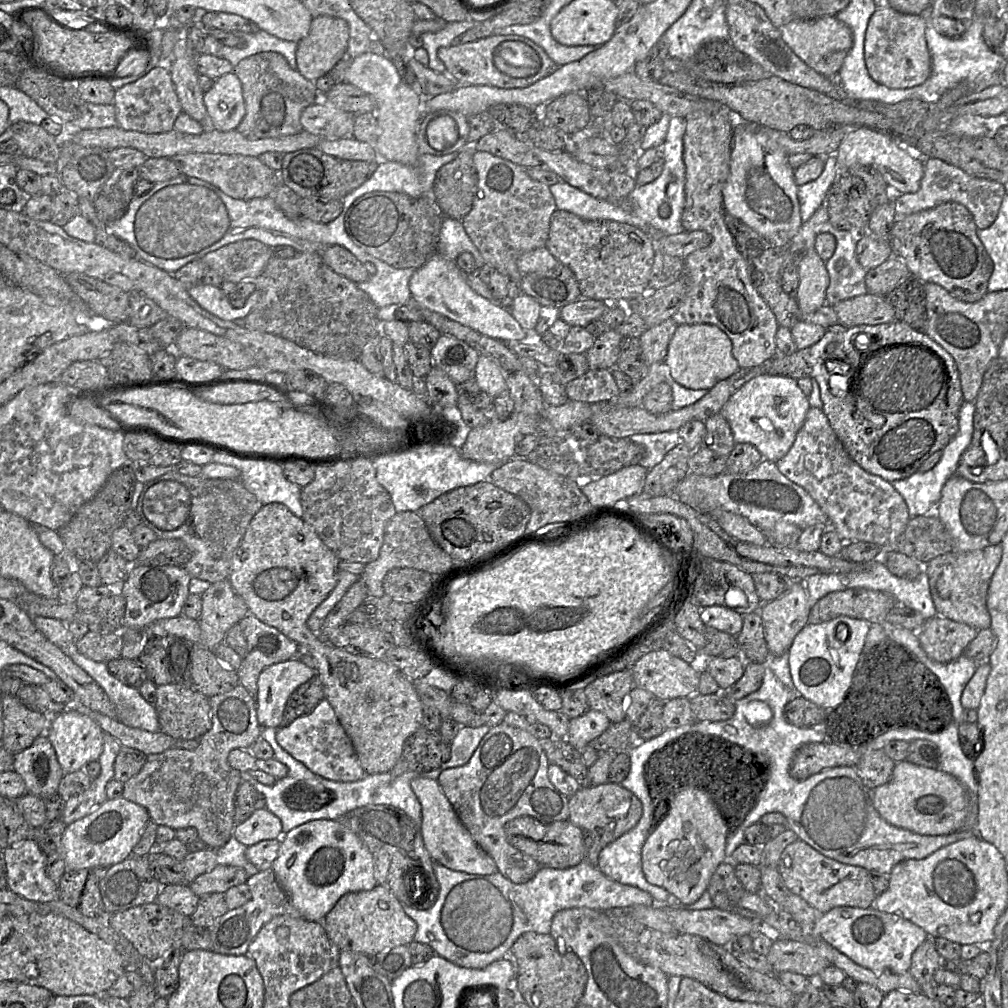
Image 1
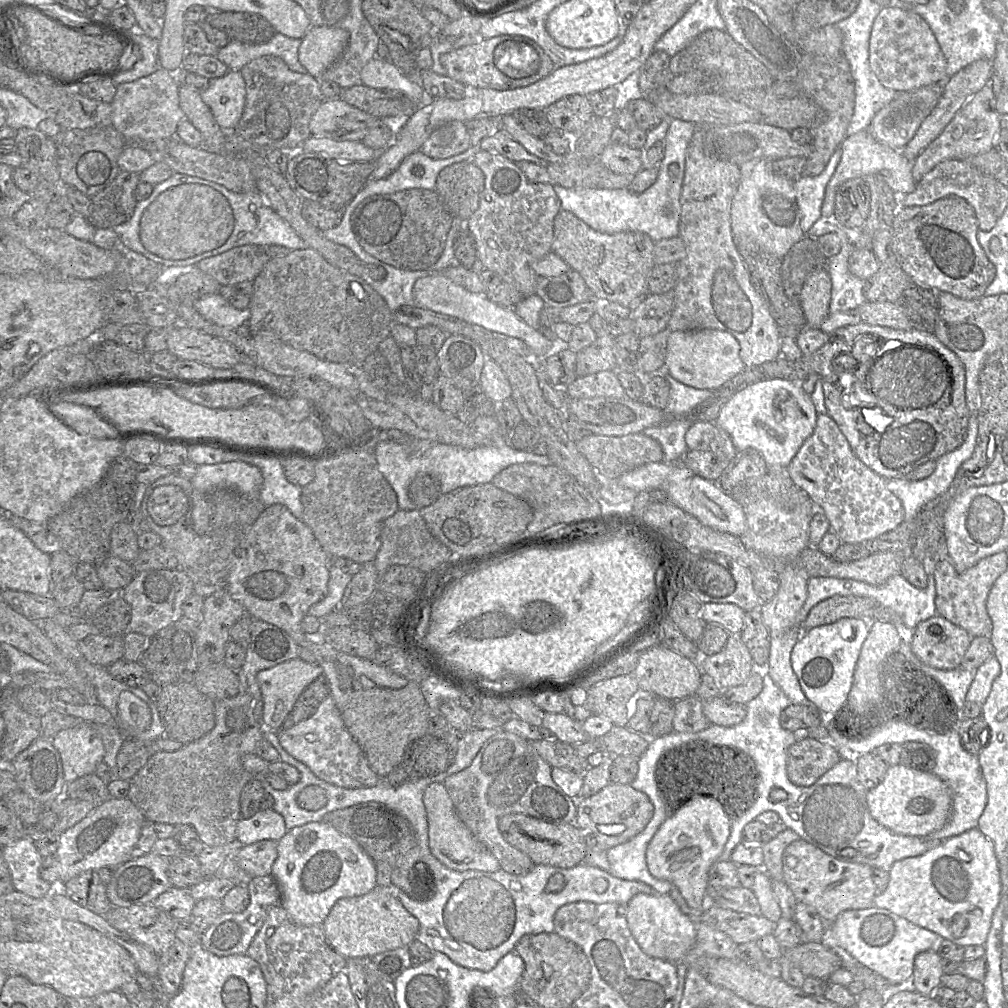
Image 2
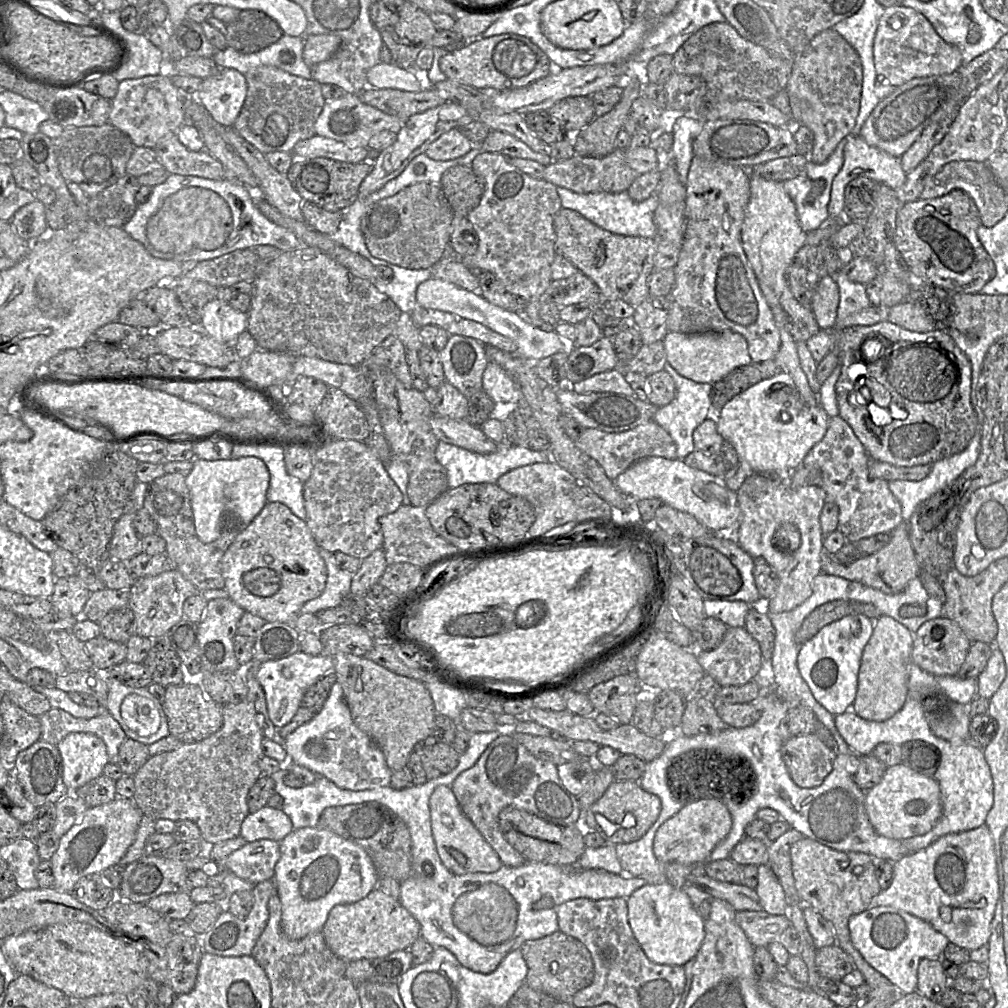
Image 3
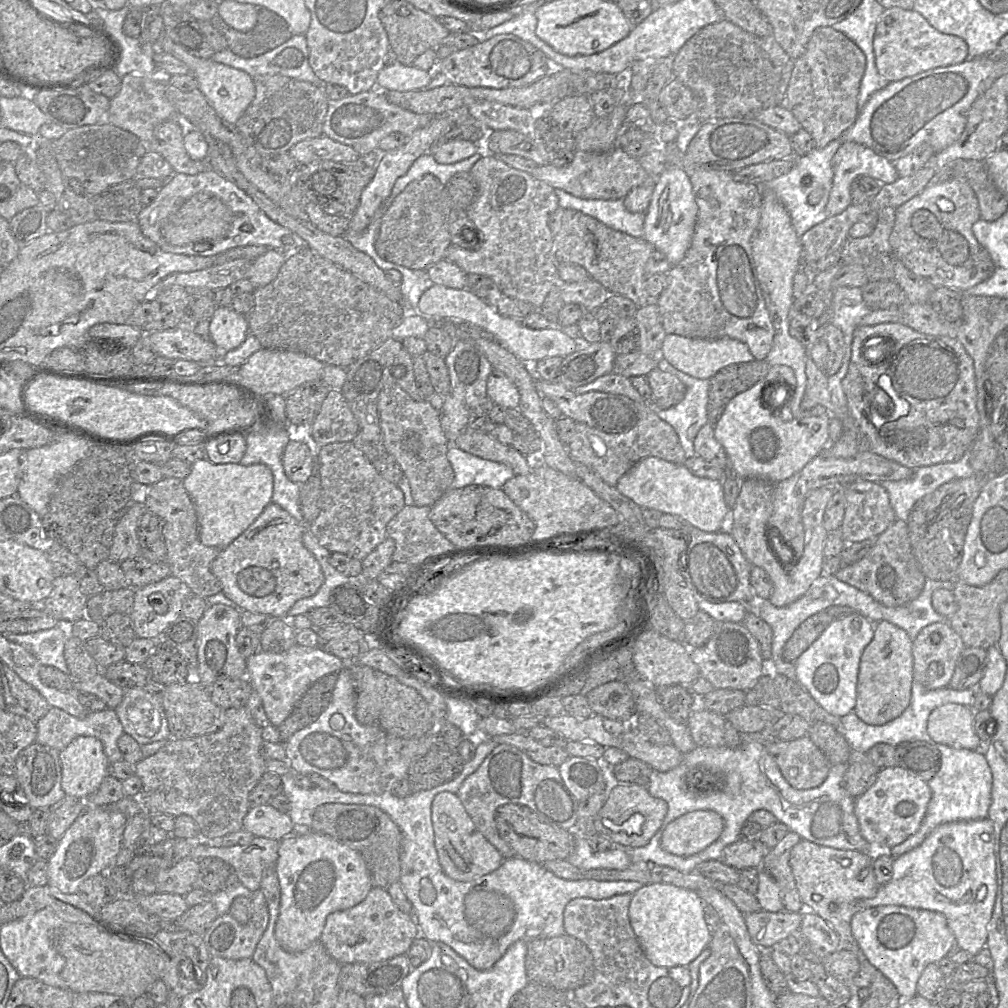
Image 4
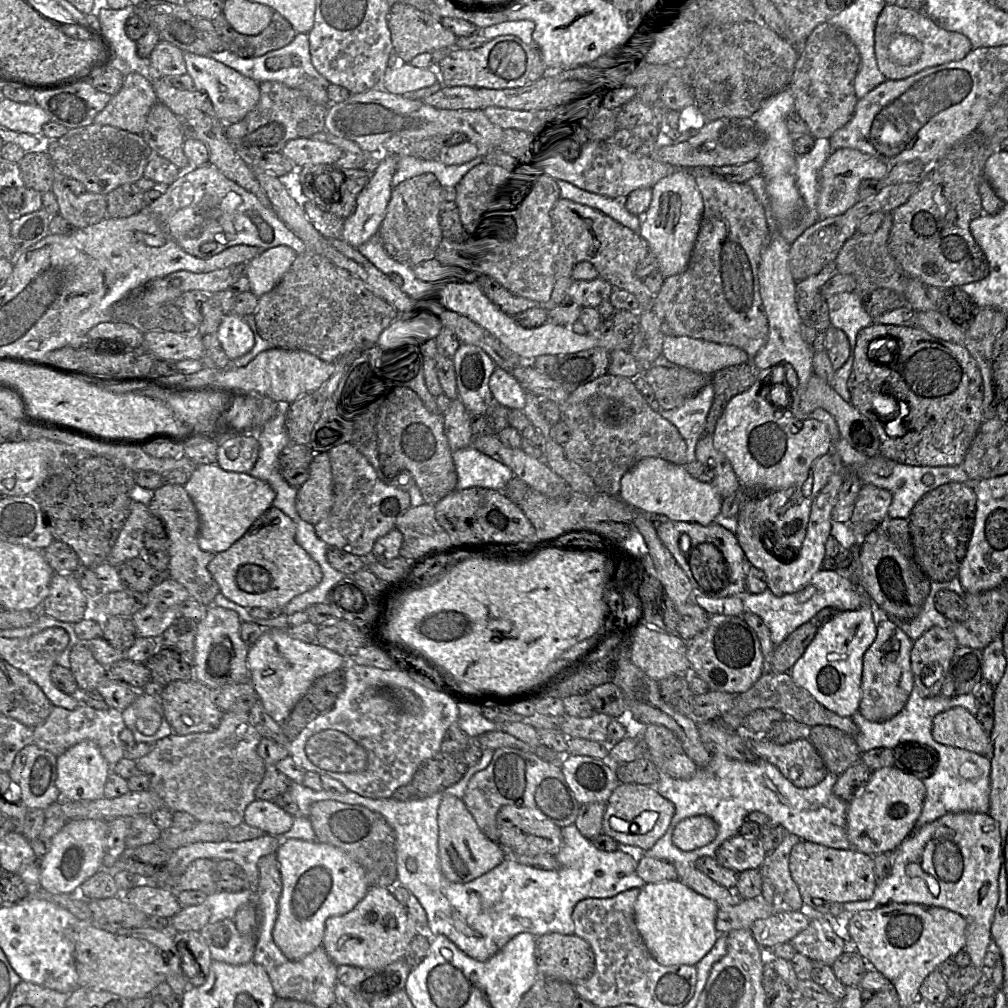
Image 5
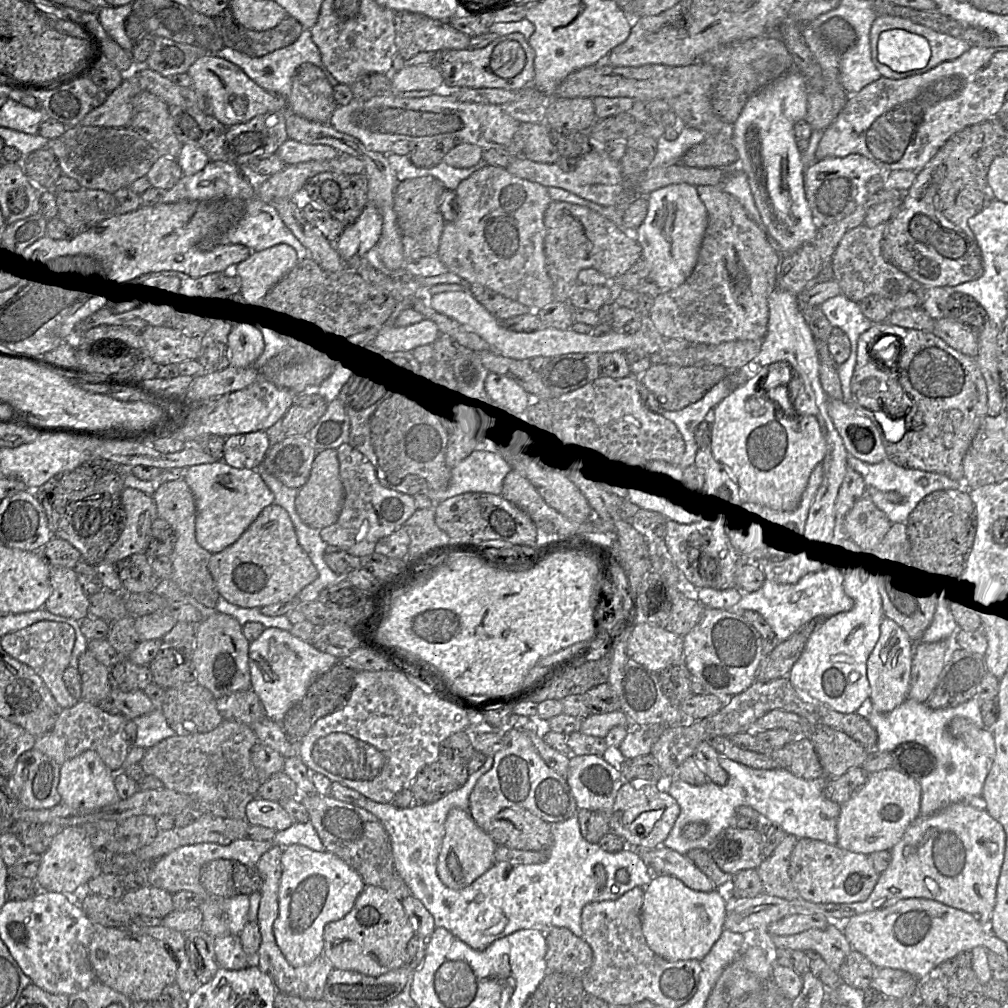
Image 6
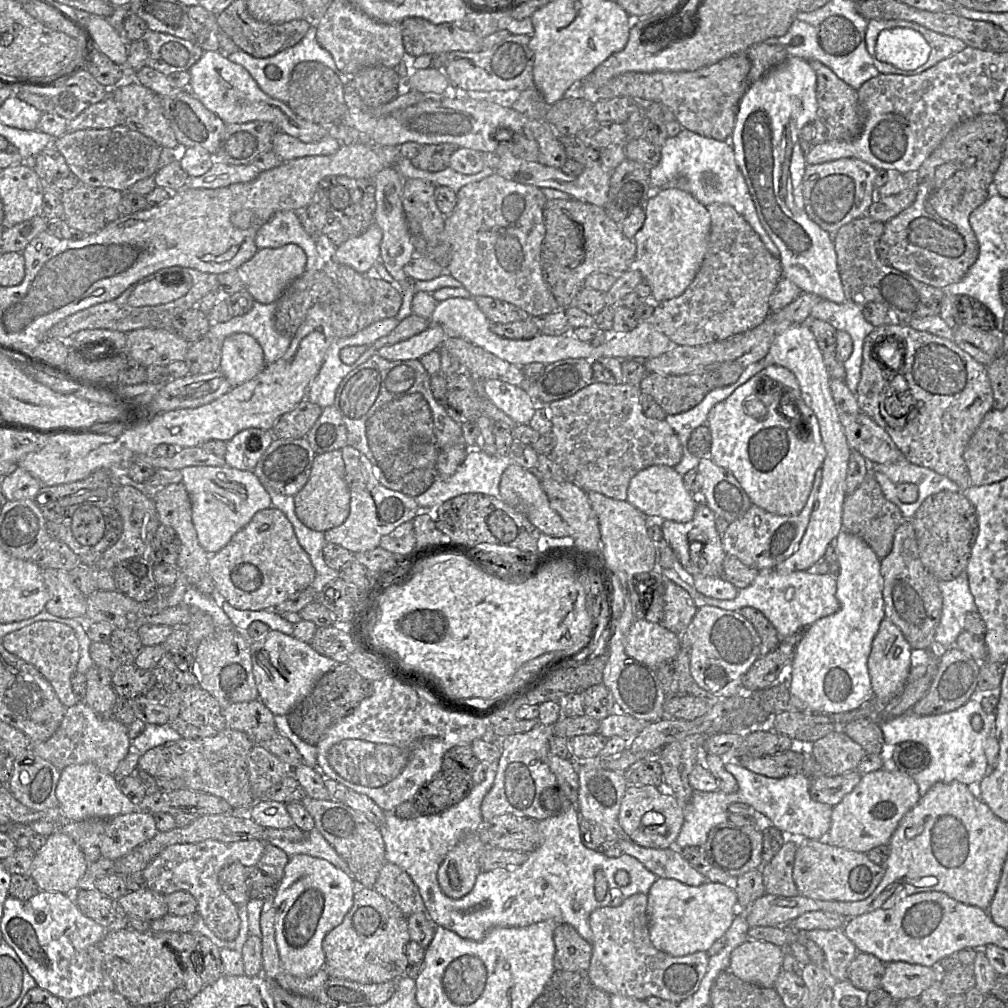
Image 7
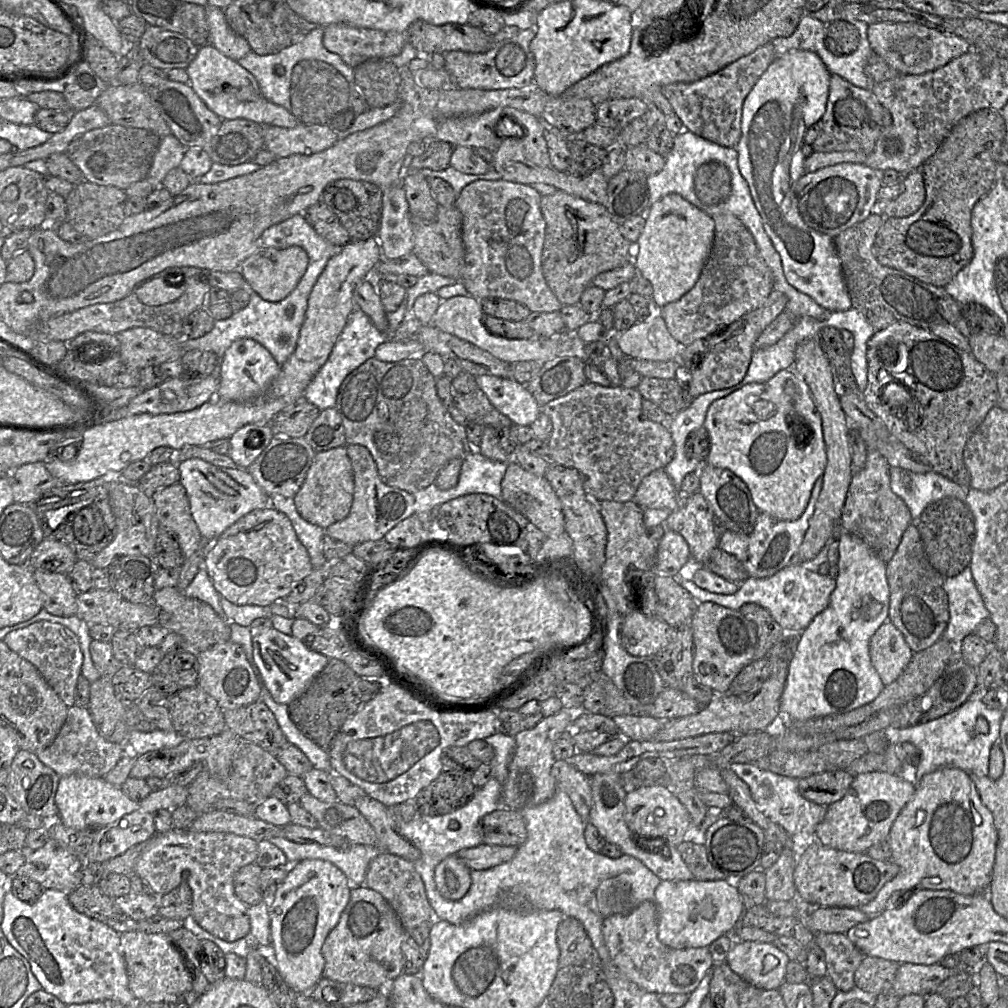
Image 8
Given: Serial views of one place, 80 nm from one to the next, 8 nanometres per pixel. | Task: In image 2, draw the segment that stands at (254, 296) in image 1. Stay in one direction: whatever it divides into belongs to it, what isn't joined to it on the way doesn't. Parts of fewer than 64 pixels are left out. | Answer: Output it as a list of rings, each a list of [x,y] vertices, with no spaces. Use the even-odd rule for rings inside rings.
[[[220,294],[205,295],[195,302],[194,307],[207,321],[228,329],[236,329],[250,318],[249,307],[236,309]]]

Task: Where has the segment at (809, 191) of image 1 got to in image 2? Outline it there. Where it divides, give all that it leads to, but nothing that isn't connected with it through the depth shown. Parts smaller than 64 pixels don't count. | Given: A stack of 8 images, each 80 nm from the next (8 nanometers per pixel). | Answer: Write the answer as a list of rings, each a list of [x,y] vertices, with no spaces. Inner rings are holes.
[[[839,146],[830,157],[825,169],[817,176],[801,176],[793,182],[796,199],[801,214],[801,228],[806,234],[821,217],[821,207],[828,182],[832,178],[841,159]]]

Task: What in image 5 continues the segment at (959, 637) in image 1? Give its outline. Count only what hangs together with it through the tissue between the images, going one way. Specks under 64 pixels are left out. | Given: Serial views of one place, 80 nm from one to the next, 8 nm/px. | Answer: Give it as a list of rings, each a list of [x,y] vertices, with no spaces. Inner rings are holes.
[[[933,626],[913,642],[911,670],[923,697],[940,695],[951,659],[959,647],[949,628]]]

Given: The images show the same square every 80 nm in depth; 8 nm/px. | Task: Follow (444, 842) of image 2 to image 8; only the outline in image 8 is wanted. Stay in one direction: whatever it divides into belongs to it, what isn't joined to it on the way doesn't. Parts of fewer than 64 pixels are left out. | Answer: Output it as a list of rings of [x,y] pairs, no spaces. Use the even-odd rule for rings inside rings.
[[[457,855],[448,856],[435,868],[439,893],[448,900],[459,900],[471,886],[471,869]]]

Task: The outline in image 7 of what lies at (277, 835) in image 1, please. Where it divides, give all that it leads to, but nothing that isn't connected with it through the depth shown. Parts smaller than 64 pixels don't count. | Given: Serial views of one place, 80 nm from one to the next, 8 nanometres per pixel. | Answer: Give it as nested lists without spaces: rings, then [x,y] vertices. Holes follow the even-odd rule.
[[[257,800],[249,809],[249,816],[264,828],[287,829],[294,827],[287,804],[268,800]]]

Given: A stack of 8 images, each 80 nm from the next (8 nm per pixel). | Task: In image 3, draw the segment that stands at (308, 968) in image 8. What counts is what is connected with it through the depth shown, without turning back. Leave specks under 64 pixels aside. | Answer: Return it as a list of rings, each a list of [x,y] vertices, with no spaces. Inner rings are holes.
[[[318,826],[294,829],[280,841],[280,859],[274,874],[282,904],[283,933],[289,939],[299,940],[322,932],[332,908],[365,898],[378,881],[371,858],[360,846]]]

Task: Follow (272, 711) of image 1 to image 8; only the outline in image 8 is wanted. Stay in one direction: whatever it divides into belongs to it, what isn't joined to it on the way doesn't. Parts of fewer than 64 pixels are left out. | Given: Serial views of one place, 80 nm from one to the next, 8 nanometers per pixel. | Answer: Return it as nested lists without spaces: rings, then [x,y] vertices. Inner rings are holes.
[[[274,627],[254,633],[253,658],[261,684],[277,703],[285,705],[301,696],[330,660],[312,650],[303,640],[286,635]]]

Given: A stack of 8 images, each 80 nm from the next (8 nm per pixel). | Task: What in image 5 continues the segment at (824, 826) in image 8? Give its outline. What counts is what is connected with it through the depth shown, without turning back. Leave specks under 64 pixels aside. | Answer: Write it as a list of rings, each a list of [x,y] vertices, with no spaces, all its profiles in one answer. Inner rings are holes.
[[[895,767],[872,771],[862,792],[848,802],[846,831],[851,848],[870,856],[893,852],[915,830],[926,788],[921,780]]]

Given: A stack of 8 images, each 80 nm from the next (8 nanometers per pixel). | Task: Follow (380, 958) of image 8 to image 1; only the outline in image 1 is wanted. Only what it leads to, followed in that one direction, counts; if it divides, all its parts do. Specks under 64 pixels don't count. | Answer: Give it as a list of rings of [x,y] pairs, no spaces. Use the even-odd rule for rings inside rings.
[[[385,884],[342,896],[322,921],[329,938],[340,950],[372,956],[384,949],[408,945],[414,940],[417,923],[406,914],[396,896]]]

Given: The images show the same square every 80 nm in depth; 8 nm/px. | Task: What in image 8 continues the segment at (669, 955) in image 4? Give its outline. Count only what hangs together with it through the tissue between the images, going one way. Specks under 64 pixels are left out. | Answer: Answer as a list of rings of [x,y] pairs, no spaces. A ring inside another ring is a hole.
[[[662,880],[653,902],[658,912],[658,939],[673,949],[708,947],[720,936],[732,933],[745,910],[732,880]]]

